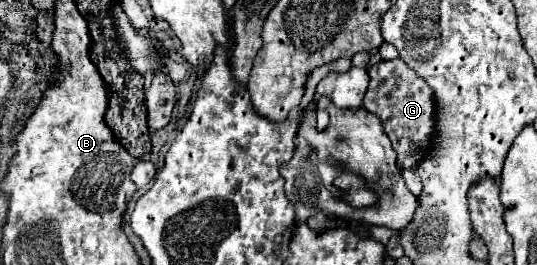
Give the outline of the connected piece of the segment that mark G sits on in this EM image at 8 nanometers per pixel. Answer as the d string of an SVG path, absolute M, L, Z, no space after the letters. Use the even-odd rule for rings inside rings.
M402 58L380 60L370 66L368 74L370 86L364 96L364 108L382 120L384 132L398 154L398 166L414 170L416 164L420 164L420 156L426 156L428 148L432 148L436 132L436 98L432 98L432 88L428 88L428 84L420 80Z

